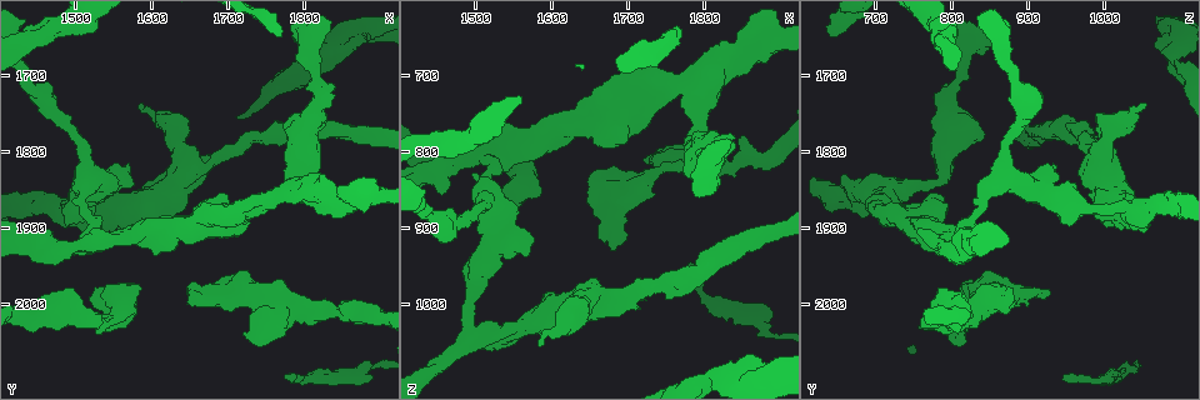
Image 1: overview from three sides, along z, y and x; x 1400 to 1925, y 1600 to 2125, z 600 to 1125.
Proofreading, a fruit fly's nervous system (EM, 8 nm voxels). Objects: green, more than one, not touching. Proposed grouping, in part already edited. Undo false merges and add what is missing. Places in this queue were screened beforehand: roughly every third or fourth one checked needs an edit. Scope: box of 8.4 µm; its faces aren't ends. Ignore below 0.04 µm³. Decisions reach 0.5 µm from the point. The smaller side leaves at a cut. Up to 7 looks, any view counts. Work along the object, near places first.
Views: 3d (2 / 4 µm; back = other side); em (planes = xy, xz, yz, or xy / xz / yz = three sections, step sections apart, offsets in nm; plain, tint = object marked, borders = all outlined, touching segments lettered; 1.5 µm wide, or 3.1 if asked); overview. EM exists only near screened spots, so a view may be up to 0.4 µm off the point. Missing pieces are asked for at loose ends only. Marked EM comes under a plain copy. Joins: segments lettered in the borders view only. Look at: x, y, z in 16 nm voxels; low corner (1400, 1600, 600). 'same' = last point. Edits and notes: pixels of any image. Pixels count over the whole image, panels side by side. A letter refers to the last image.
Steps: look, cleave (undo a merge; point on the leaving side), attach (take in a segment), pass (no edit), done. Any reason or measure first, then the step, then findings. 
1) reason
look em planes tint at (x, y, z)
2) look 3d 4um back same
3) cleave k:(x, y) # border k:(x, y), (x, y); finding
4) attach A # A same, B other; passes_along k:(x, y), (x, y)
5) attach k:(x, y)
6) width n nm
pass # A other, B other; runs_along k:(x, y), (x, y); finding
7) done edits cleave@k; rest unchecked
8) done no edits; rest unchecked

an open end
look em 3.1um xz step 16 tint at (1585, 1745, 1055)

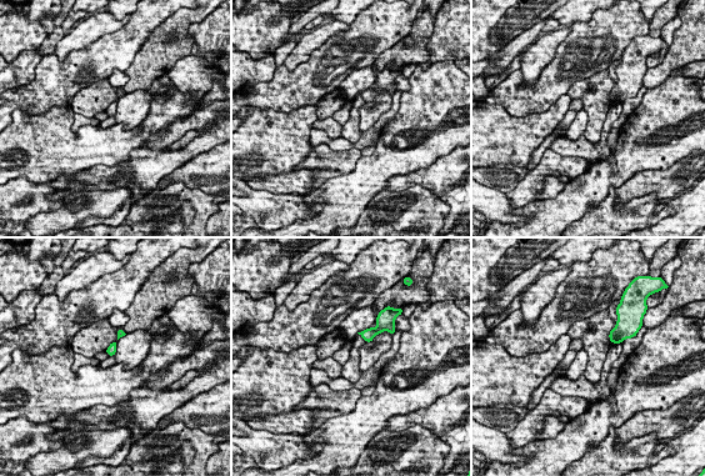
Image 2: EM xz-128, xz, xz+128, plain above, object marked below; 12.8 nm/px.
look em 3.1um planes borders same

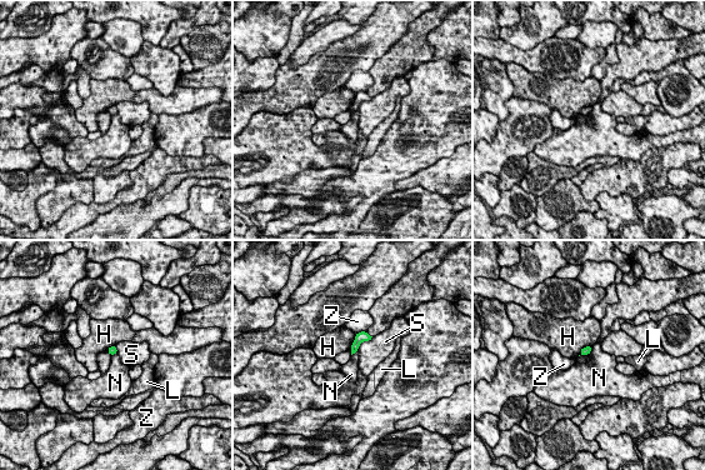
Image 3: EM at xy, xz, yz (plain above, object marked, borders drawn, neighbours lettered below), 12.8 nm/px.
pass # H other, L other, N other, S other, Z other; border 3:(358, 349), (351, 355); no lettered segment goes on from it

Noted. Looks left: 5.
branch stops here
look 3d 4um at (1650, 1880, 715)

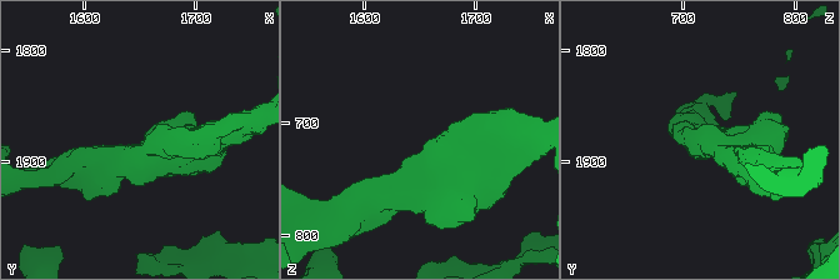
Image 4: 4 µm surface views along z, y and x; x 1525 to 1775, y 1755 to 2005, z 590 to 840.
look em planes borders at (1652, 1884, 720)

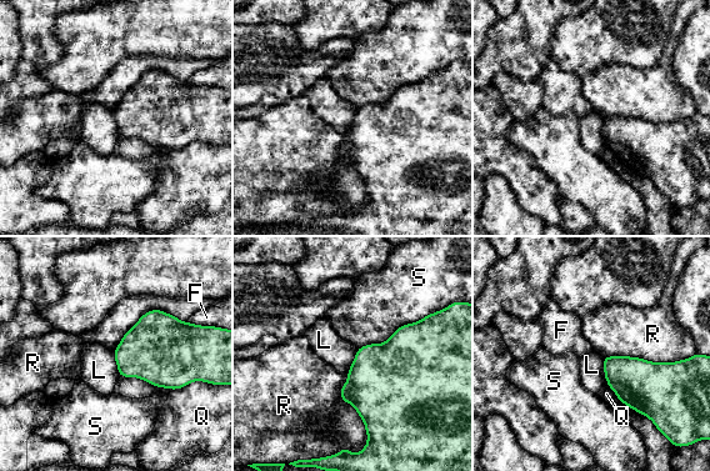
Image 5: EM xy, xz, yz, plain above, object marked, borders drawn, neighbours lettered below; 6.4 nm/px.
pass # F other, L other, Q other, R other, S other; border 5:(601, 356), (606, 384); none of them fits

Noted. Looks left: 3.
look em planes borders at (1695, 1970, 880)

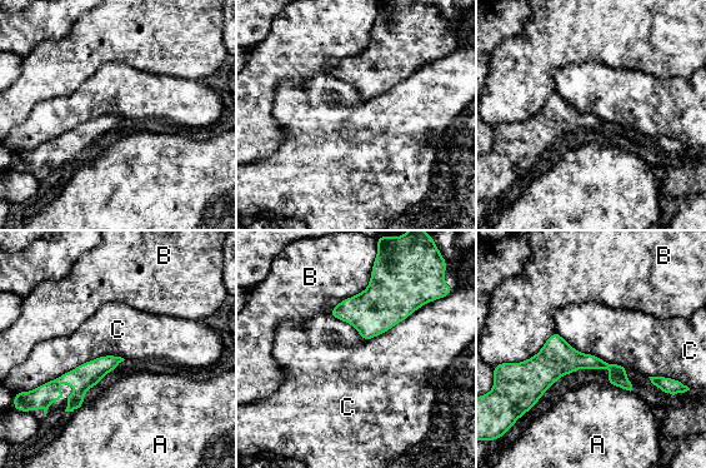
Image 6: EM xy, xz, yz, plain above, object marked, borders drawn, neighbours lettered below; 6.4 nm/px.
pass # A other, B other, C other; no lettered segment goes on from it

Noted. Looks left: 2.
done no edits; rest unchecked

